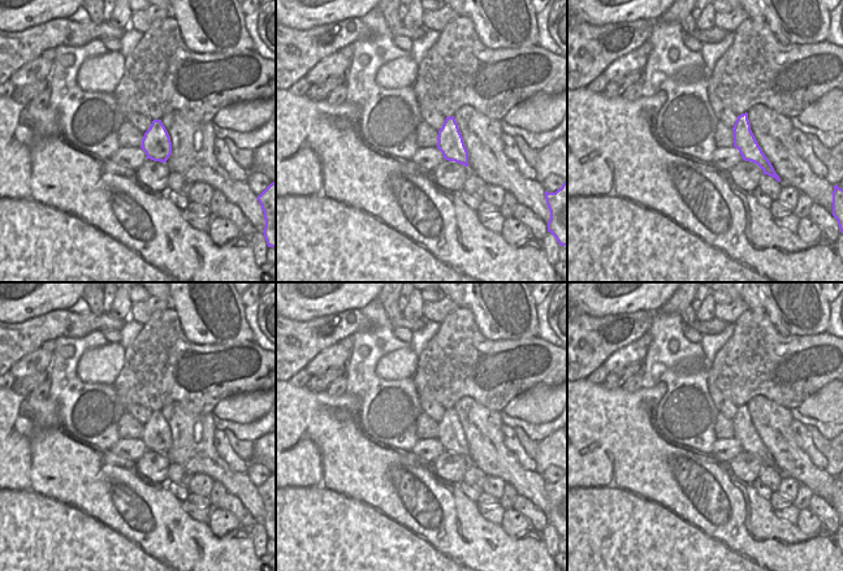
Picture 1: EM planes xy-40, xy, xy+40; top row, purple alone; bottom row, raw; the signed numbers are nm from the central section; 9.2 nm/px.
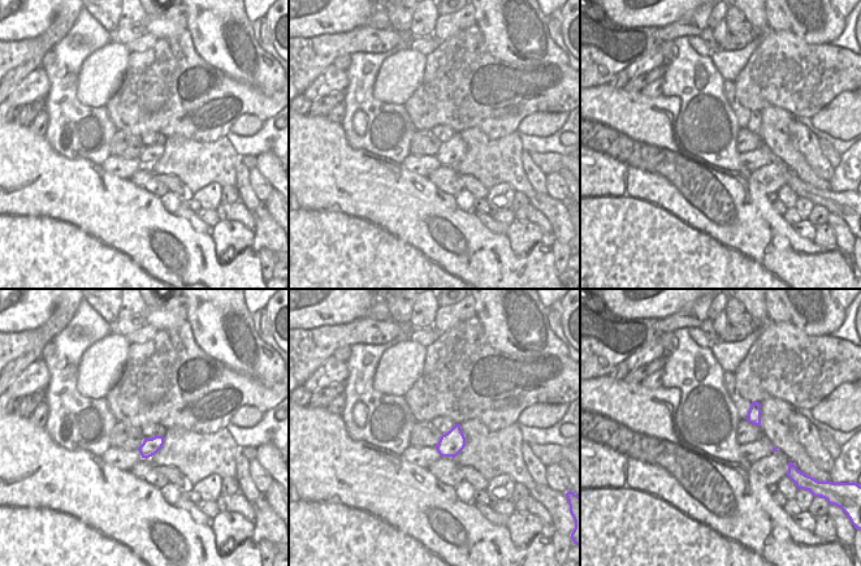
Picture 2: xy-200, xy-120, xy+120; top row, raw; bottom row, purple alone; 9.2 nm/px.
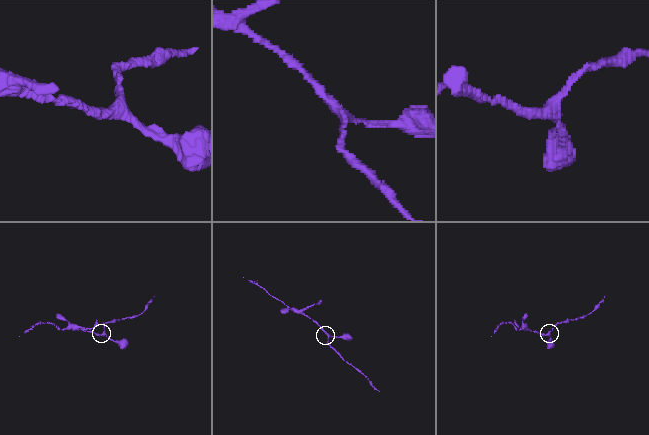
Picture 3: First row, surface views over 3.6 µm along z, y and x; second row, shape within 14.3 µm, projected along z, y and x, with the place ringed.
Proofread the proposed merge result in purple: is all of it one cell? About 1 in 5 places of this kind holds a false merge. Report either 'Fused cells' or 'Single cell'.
Single cell.

